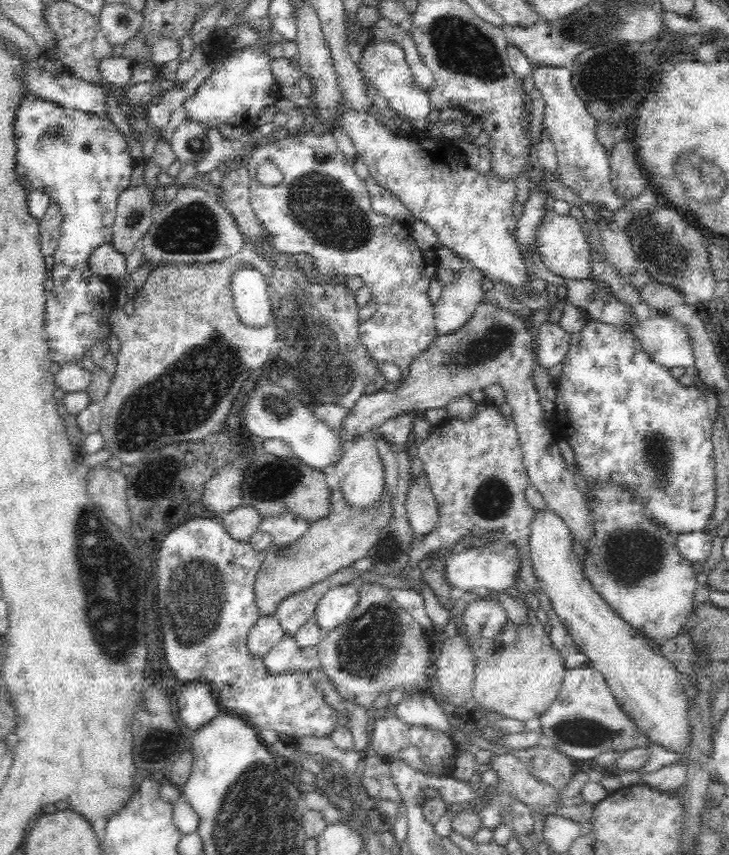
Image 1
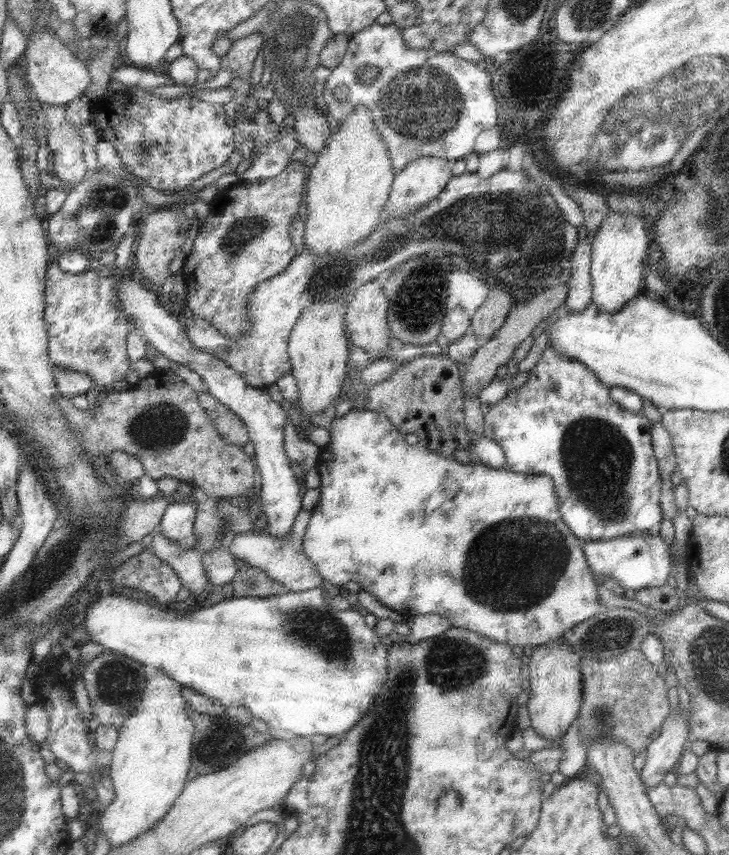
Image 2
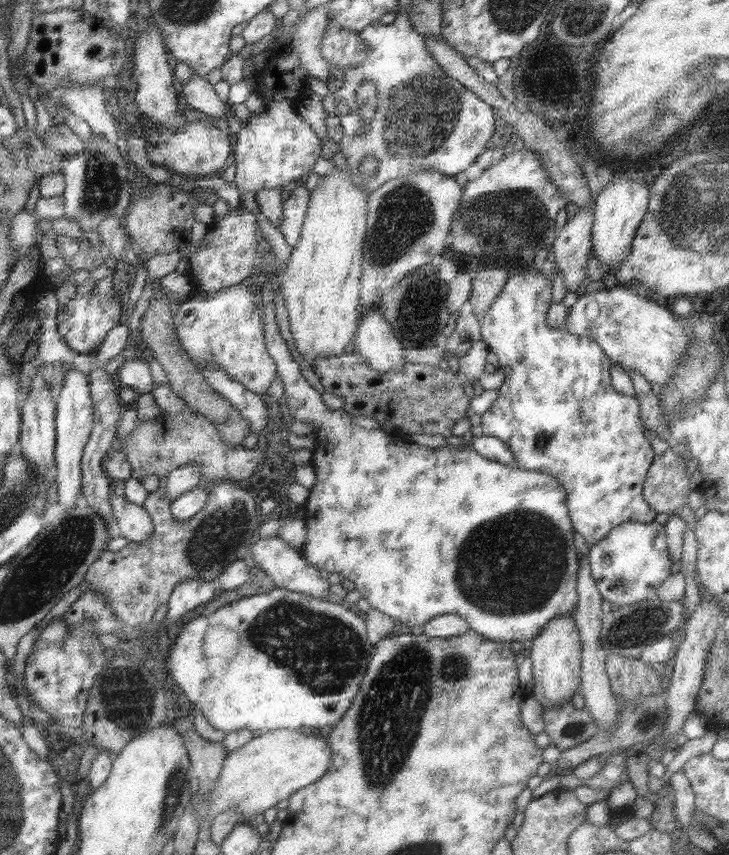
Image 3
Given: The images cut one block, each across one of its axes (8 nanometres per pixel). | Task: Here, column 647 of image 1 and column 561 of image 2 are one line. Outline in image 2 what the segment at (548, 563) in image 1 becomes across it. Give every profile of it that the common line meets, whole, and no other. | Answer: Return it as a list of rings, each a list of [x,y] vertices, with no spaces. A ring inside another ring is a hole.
[[[565,638],[545,642],[535,646],[527,670],[529,670],[529,700],[525,704],[529,712],[529,728],[537,734],[555,740],[565,734],[567,726],[579,716],[581,700],[583,700],[583,678],[581,678],[581,656],[577,656],[571,648],[567,648]]]

